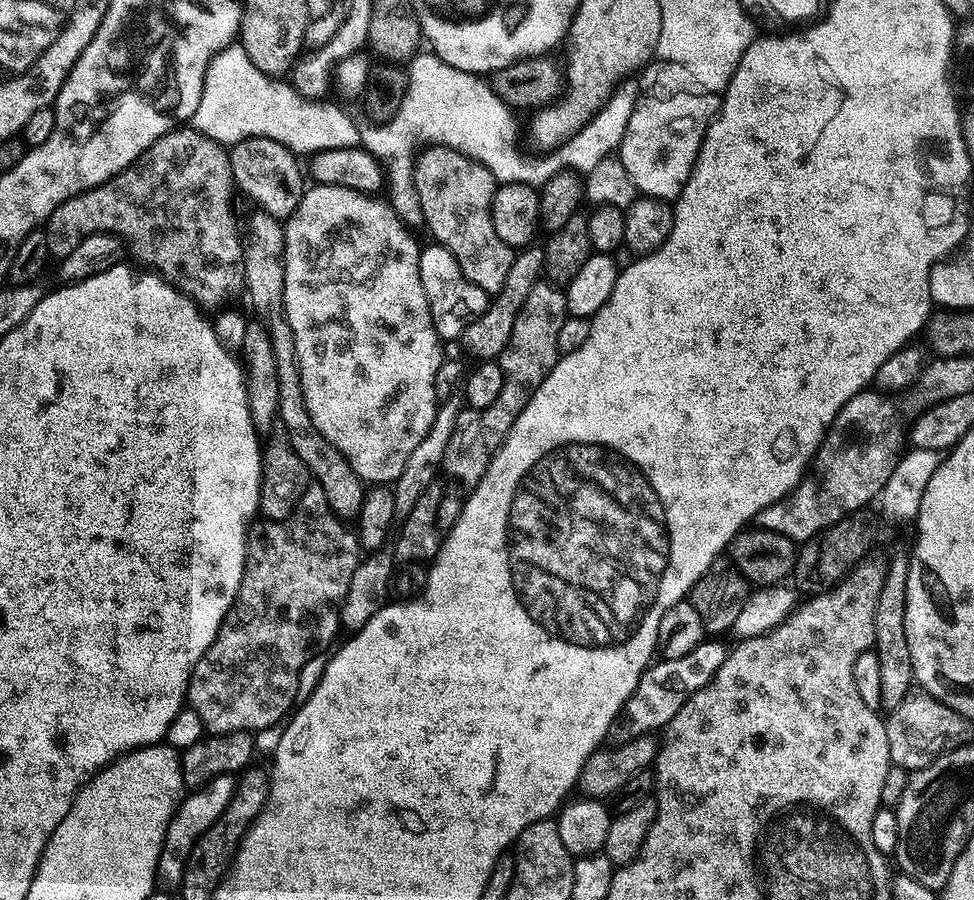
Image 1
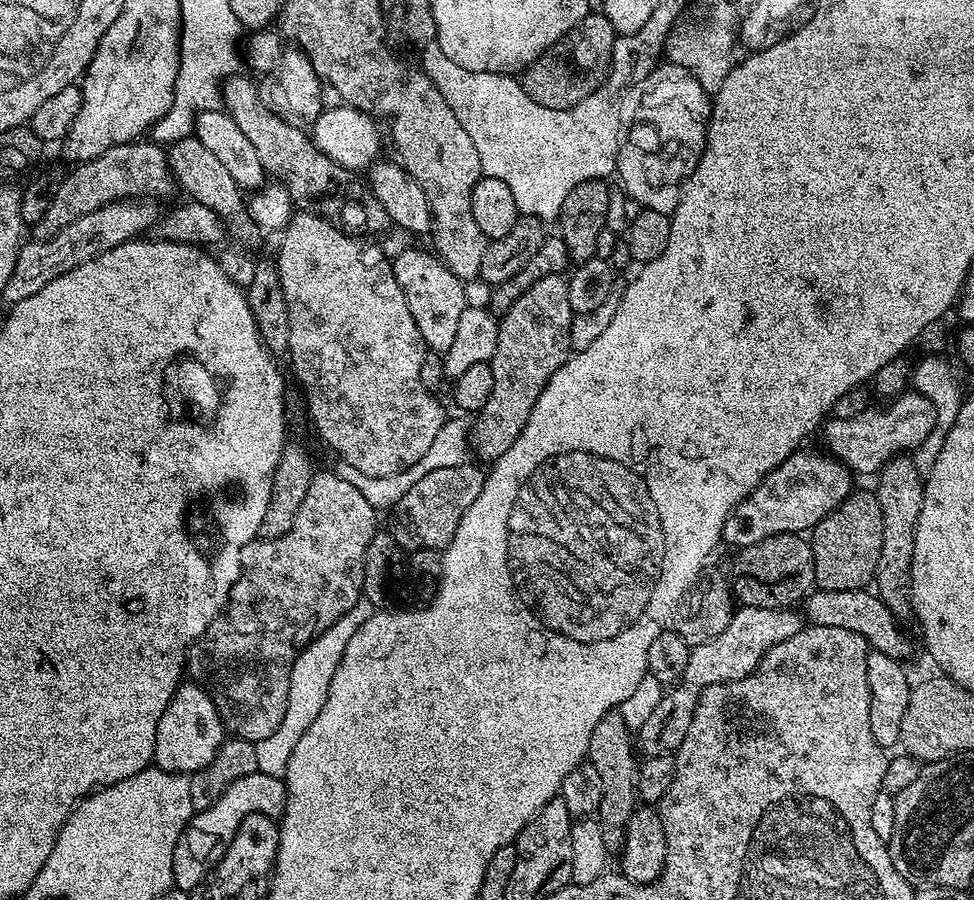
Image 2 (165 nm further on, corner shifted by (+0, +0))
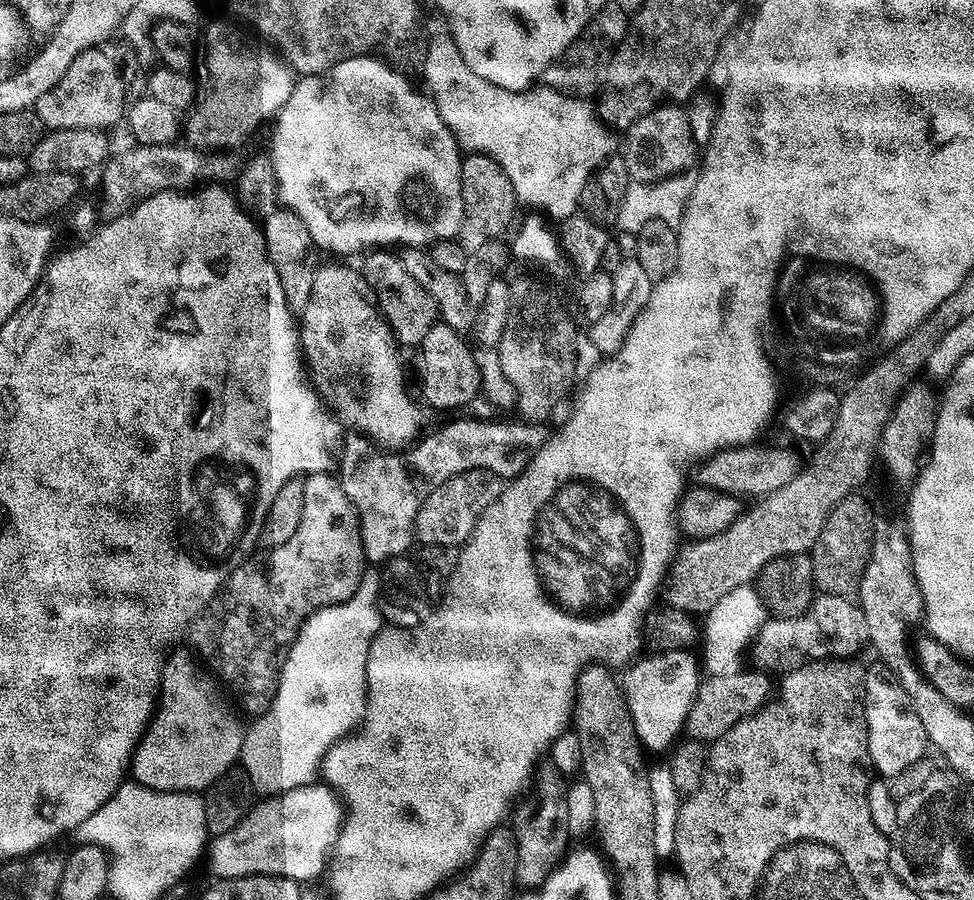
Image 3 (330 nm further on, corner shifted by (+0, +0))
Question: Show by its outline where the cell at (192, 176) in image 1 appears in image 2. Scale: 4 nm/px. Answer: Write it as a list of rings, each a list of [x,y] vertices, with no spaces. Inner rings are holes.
[[[144,142],[116,144],[98,158],[77,163],[73,167],[76,169],[57,183],[46,213],[47,223],[52,223],[52,226],[69,224],[82,214],[98,210],[115,200],[170,195],[174,189],[174,177],[167,151],[155,142],[140,143]]]

